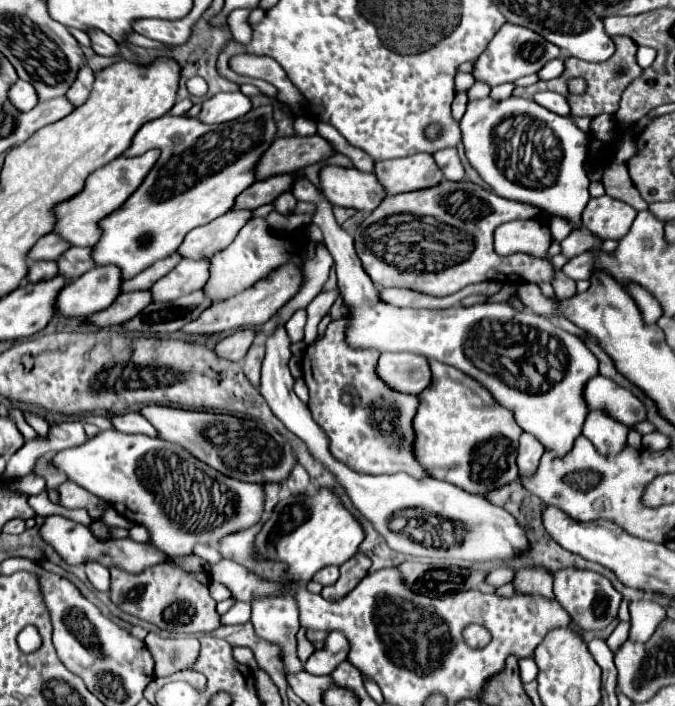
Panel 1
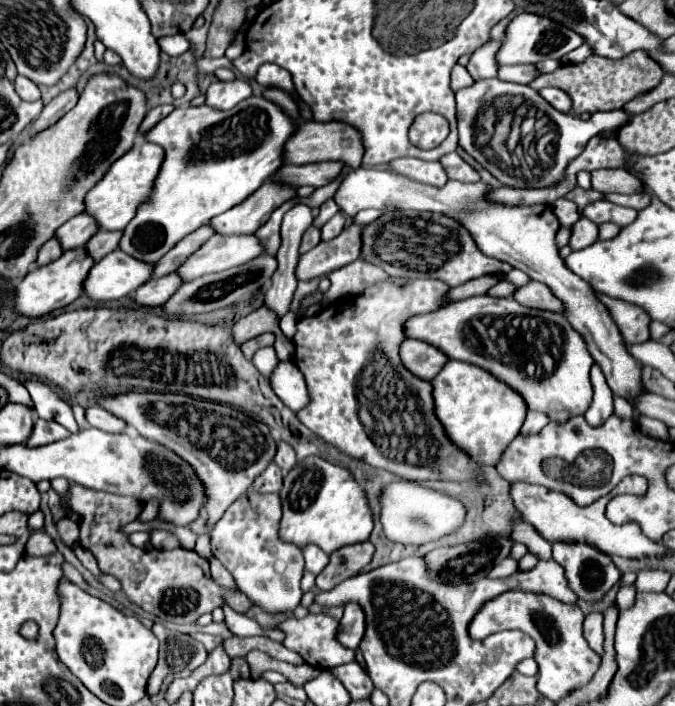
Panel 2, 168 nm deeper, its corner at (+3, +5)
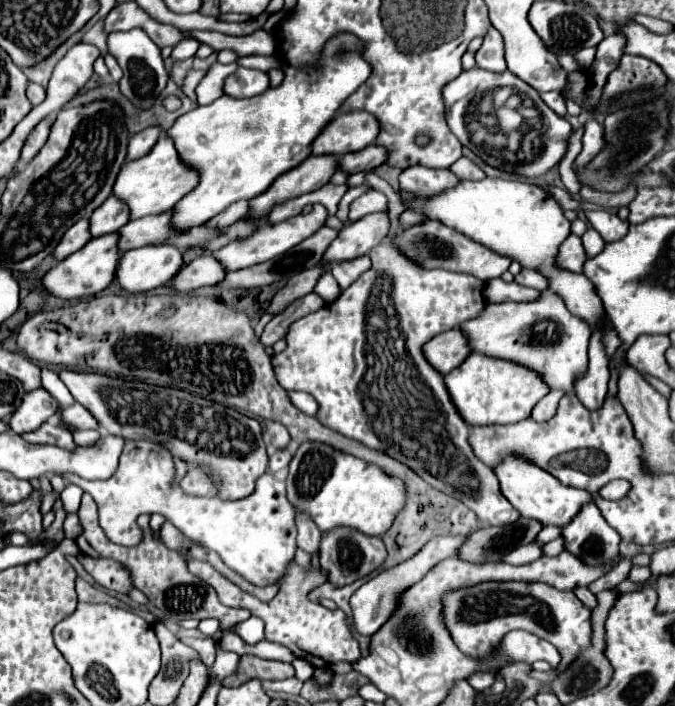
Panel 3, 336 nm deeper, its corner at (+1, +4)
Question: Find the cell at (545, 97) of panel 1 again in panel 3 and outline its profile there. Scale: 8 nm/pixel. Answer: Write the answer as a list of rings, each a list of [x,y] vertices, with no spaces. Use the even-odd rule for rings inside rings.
[[[550,91],[550,93],[542,93],[540,97],[542,97],[542,99],[544,99],[544,103],[546,103],[552,111],[556,111],[560,117],[564,117],[564,115],[566,115],[566,103],[564,103],[564,99],[562,99],[562,95],[560,95],[560,93]]]

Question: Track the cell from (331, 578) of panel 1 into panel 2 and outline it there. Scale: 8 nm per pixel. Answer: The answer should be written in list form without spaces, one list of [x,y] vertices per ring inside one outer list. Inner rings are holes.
[[[308,544],[302,548],[304,554],[304,562],[306,562],[306,570],[310,570],[312,574],[320,574],[324,570],[324,566],[328,564],[328,554],[324,550],[320,550],[320,546],[316,544]]]

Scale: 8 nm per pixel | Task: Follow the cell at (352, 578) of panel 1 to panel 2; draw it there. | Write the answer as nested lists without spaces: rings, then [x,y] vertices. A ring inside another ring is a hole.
[[[358,542],[350,546],[342,546],[330,554],[330,562],[316,576],[316,586],[320,590],[332,590],[346,578],[352,578],[362,572],[366,564],[370,564],[374,554],[372,542]]]

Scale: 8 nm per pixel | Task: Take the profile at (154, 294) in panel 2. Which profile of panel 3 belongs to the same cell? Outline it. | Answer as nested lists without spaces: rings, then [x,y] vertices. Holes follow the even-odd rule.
[[[202,255],[190,265],[182,267],[178,275],[174,275],[174,281],[170,281],[170,287],[176,293],[190,293],[206,285],[216,285],[218,281],[222,281],[222,277],[224,267],[212,255]]]

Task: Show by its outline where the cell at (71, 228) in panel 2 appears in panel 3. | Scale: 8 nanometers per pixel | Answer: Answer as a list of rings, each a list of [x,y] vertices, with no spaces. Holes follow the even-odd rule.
[[[108,197],[98,211],[90,215],[90,235],[100,237],[108,233],[116,233],[122,225],[128,223],[128,207],[116,197]]]

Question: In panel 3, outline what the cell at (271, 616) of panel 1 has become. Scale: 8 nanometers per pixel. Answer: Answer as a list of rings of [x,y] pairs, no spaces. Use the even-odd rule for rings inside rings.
[[[126,441],[120,455],[120,467],[110,479],[86,481],[78,475],[64,477],[94,497],[100,513],[100,525],[104,533],[118,545],[138,545],[142,540],[142,531],[136,517],[159,513],[186,537],[216,551],[230,569],[234,569],[252,585],[280,585],[280,579],[286,575],[290,561],[294,559],[294,507],[286,499],[286,485],[276,481],[270,473],[264,473],[256,481],[252,495],[238,501],[186,495],[180,487],[170,485],[174,479],[174,459],[166,447],[150,441]]]

